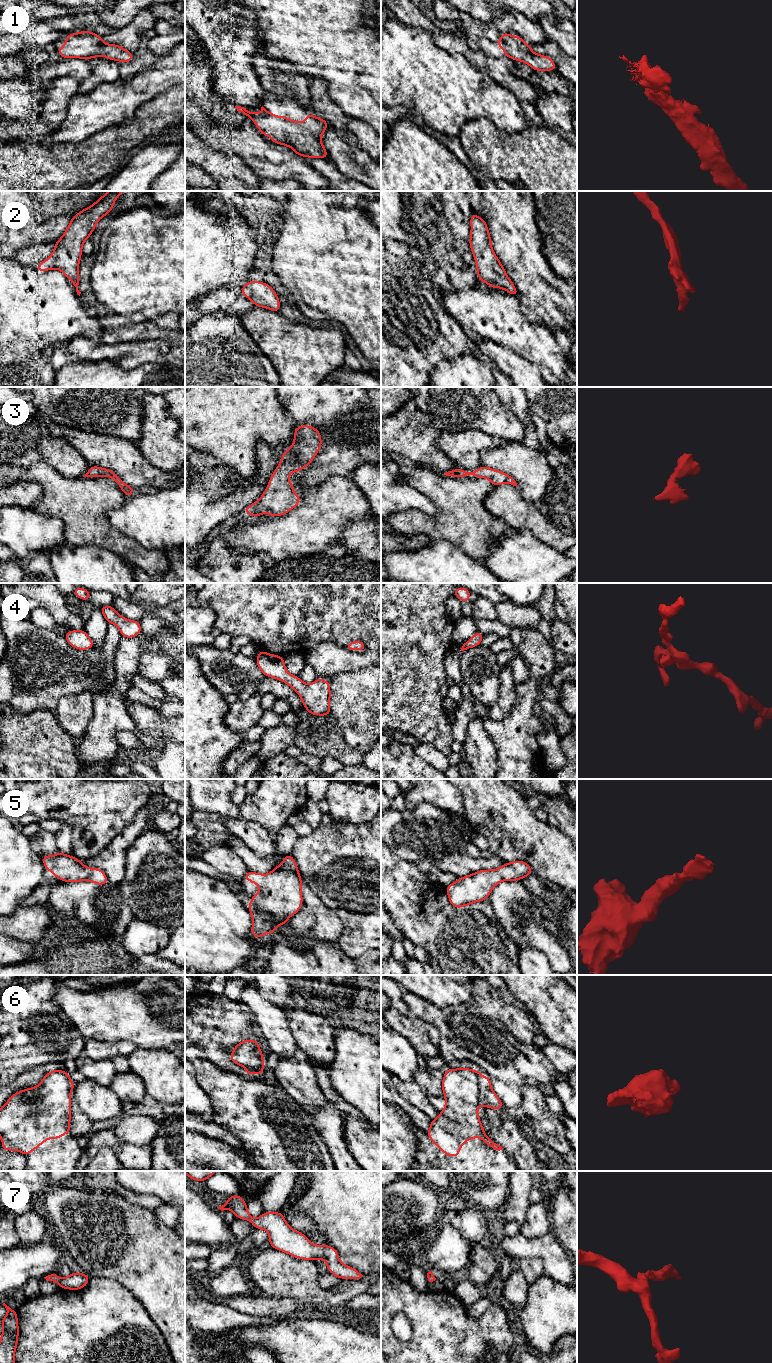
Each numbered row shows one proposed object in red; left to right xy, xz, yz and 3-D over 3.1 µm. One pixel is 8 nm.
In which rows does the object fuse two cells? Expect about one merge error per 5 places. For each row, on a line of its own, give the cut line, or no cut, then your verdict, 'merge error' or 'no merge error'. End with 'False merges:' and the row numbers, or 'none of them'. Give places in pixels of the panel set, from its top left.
1: no cut | no merge error
2: no cut | no merge error
3: no cut | no merge error
4: no cut | no merge error
5: no cut | no merge error
6: yz (472, 1070), (478, 1079), (479, 1102) | merge error
7: no cut | no merge error
False merges: 6

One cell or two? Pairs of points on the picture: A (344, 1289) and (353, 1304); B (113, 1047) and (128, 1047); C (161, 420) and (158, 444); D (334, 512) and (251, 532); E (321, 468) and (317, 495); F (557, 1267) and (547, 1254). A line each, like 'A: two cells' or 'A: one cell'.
A: two cells
B: one cell
C: one cell
D: one cell
E: two cells
F: one cell

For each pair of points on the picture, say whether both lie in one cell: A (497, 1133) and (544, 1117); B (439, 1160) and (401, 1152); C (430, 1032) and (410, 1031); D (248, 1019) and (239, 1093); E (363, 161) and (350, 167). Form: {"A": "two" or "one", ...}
{"A": "one", "B": "two", "C": "one", "D": "two", "E": "one"}

